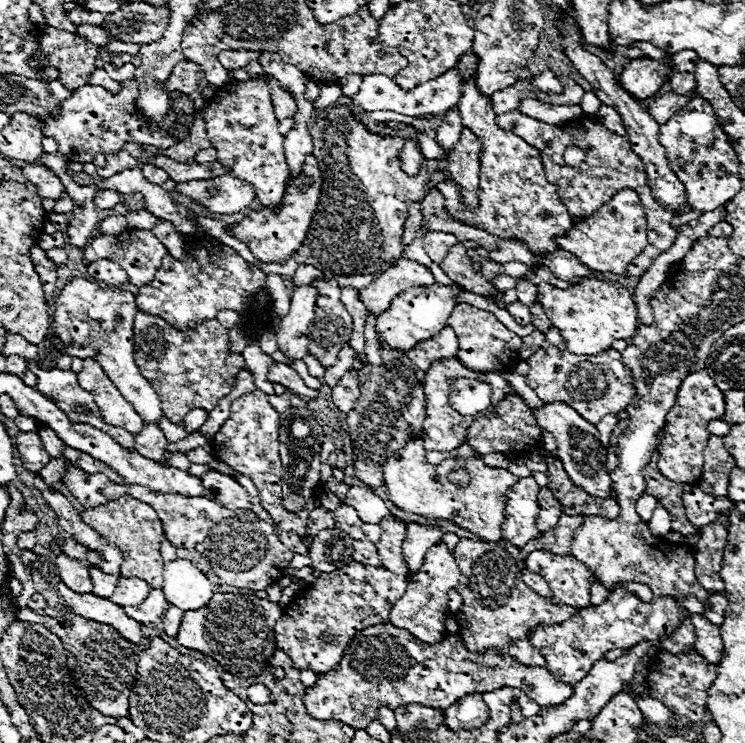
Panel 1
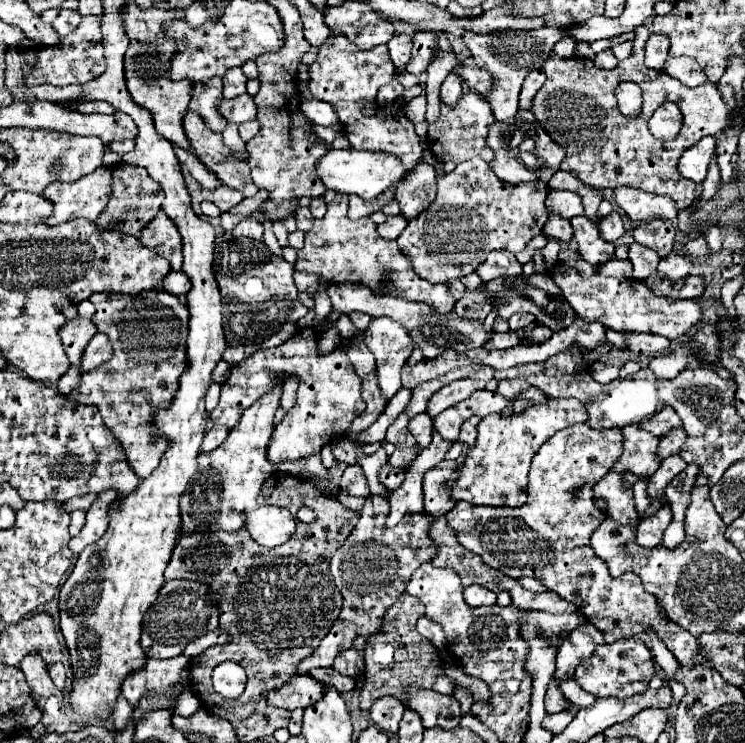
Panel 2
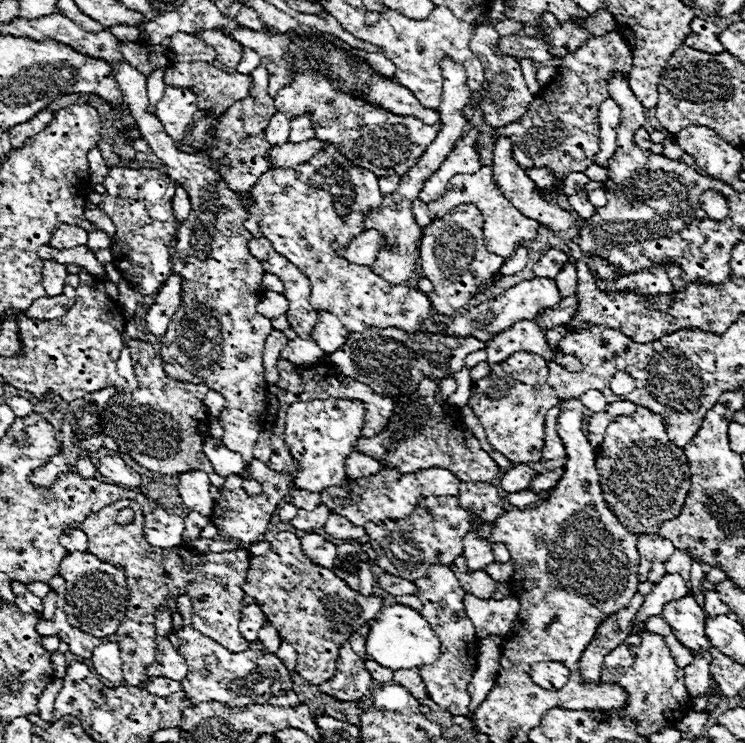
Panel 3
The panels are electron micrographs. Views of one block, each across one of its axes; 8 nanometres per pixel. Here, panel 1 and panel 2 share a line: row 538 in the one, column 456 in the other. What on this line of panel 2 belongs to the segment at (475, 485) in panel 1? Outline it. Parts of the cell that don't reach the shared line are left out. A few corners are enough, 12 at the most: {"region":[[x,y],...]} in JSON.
{"region":[[550,400],[486,416],[452,486],[474,506],[522,506],[538,448],[586,422]]}

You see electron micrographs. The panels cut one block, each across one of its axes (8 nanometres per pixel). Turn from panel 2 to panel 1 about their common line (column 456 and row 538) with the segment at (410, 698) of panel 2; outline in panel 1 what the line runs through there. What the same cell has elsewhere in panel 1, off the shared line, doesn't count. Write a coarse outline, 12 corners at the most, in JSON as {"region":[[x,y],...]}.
{"region":[[726,520],[700,530],[692,548],[702,588],[722,592]]}

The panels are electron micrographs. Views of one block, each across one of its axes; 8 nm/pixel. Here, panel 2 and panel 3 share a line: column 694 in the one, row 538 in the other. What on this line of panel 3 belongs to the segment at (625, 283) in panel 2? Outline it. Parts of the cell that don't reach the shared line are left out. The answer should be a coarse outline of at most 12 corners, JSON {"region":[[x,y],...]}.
{"region":[[310,532],[302,542],[304,554],[322,568],[332,568],[336,546]]}

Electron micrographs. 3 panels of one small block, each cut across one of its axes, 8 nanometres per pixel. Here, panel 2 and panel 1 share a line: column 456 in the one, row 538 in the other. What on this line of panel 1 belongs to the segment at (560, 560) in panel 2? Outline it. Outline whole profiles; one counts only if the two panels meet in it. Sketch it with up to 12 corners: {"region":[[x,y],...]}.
{"region":[[520,478],[506,494],[502,538],[518,548],[540,536],[540,486]]}

